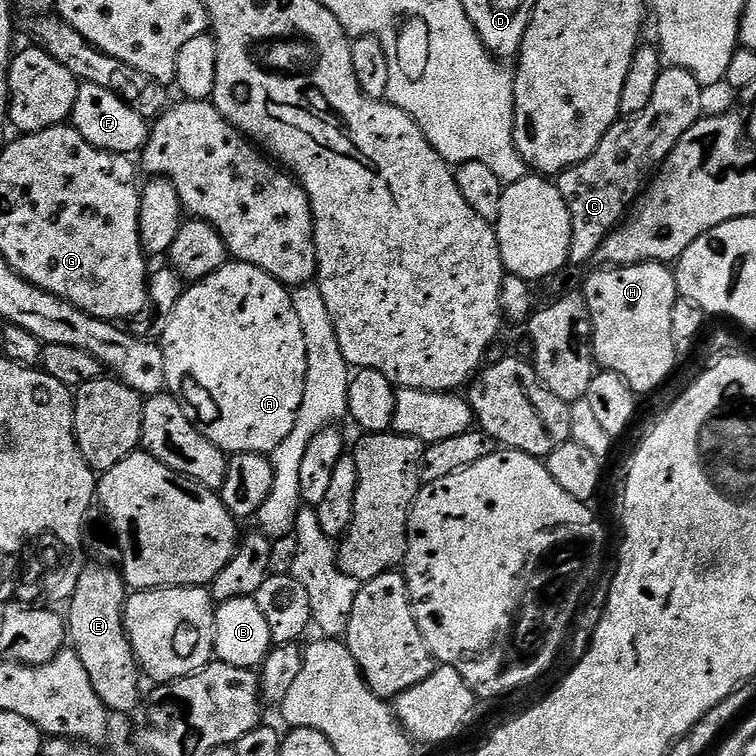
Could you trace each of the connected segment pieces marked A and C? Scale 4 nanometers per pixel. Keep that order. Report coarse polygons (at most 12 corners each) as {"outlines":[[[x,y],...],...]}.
{"outlines":[[[225,262],[158,343],[226,454],[271,454],[306,390],[292,292]],[[665,67],[646,110],[559,173],[569,261],[584,264],[705,115]]]}

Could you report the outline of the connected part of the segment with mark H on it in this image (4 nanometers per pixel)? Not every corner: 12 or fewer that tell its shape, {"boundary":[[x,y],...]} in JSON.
{"boundary":[[664,262],[604,266],[582,295],[592,352],[633,392],[676,368]]}

